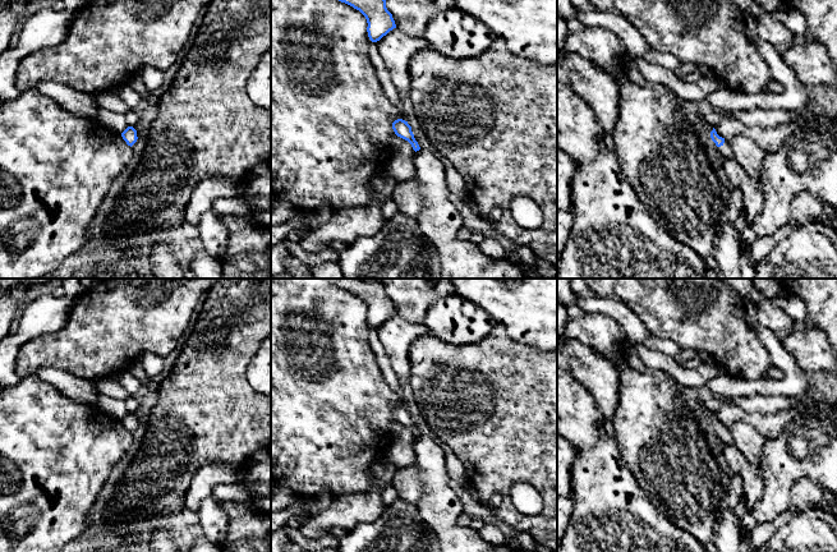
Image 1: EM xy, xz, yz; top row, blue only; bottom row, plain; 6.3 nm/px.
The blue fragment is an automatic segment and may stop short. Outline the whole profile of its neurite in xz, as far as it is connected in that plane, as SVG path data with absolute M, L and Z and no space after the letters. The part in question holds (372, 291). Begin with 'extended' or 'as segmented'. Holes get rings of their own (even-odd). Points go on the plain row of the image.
as segmented | M326 279L328 282L359 296L367 305L368 323L380 327L396 314L392 300L386 294L383 279Z

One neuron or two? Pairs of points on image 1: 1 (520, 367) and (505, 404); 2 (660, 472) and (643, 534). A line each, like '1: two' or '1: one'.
1: one
2: two

